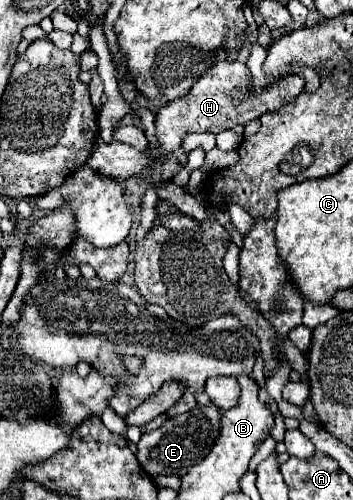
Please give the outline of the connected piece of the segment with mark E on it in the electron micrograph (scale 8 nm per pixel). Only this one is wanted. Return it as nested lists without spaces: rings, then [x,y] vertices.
[[[215,403],[209,405],[197,405],[195,409],[171,417],[169,423],[163,423],[159,429],[145,433],[141,441],[137,443],[137,461],[147,473],[167,473],[183,477],[189,467],[201,463],[207,457],[207,445],[209,451],[215,445],[215,439],[219,437],[221,429],[221,411],[215,407]]]

